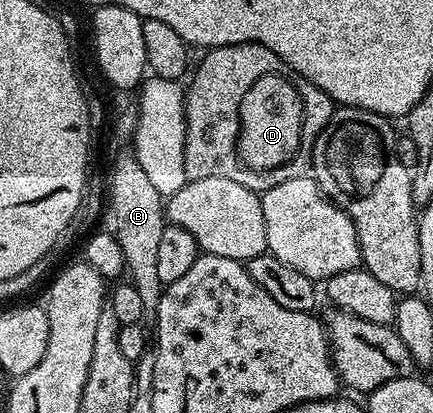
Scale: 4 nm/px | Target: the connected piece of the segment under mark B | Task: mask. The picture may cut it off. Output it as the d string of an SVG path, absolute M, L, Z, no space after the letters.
M133 153L117 156L110 176L110 204L114 220L113 233L122 248L125 271L141 295L147 319L155 319L163 294L163 282L158 277L158 253L162 232L165 230L166 206L164 196L151 183Z

